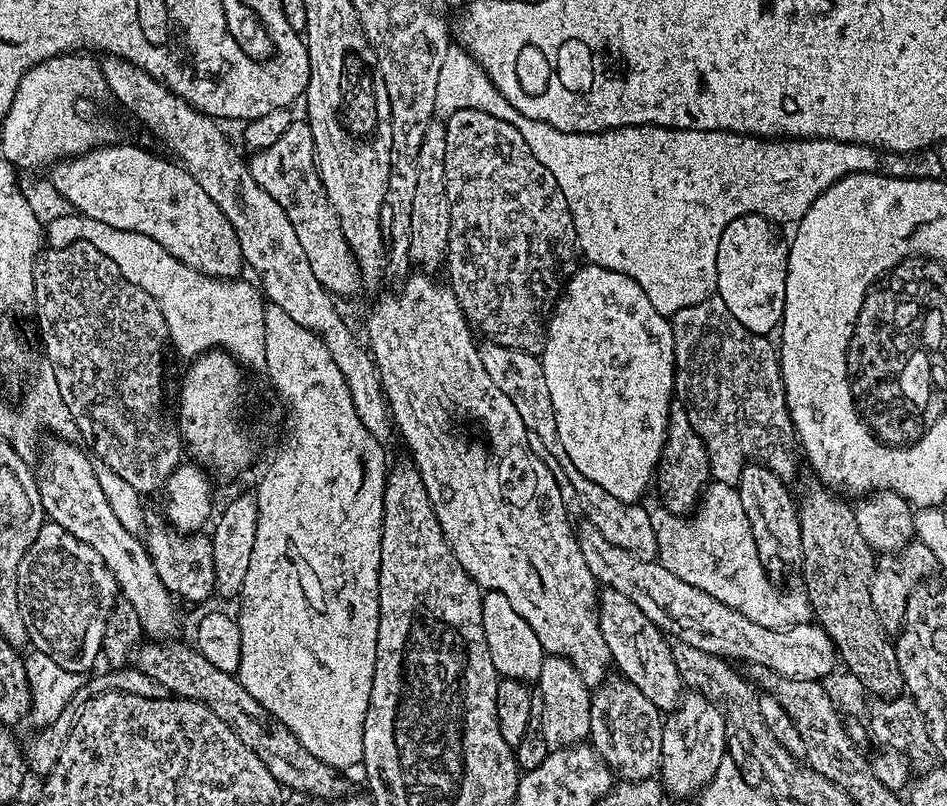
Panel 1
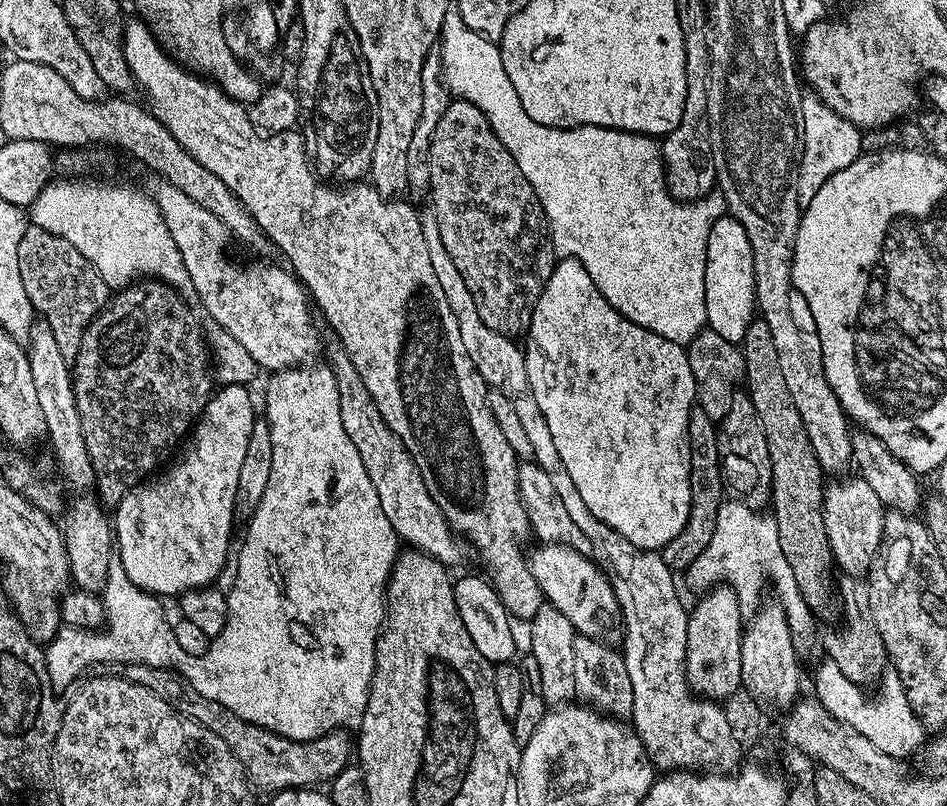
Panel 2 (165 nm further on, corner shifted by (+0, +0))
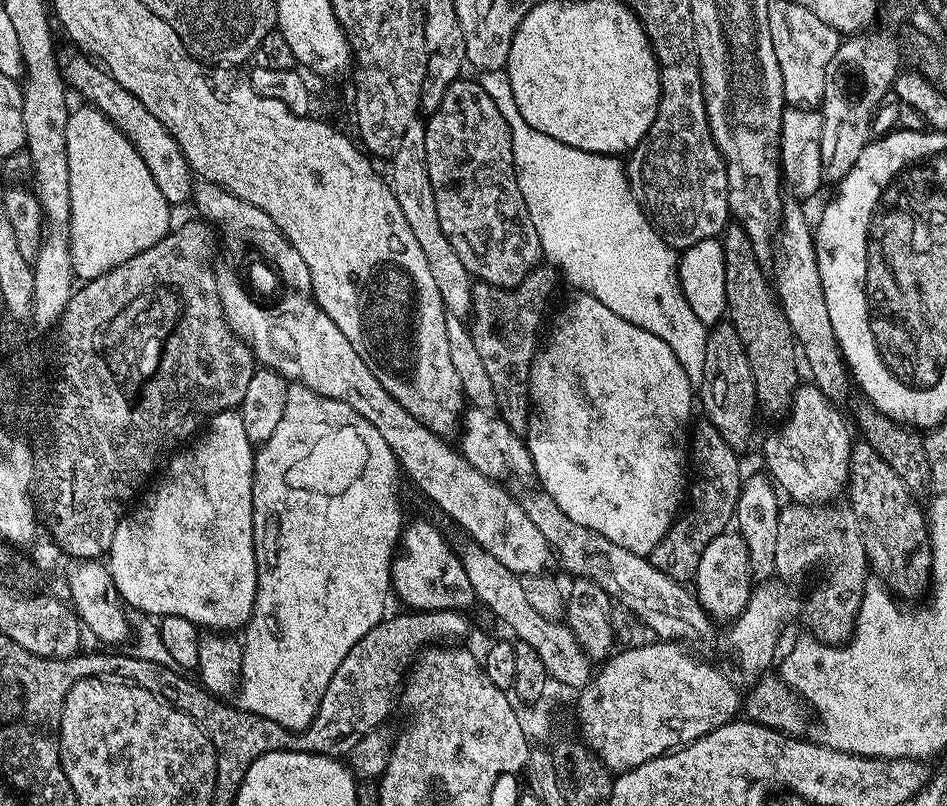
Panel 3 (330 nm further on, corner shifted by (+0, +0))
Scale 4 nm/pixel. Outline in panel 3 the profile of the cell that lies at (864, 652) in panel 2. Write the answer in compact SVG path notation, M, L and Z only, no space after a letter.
M788 502L781 507L778 518L778 543L774 553L775 575L784 582L796 582L804 576L807 568L815 564L824 564L829 560L828 573L824 581L809 594L808 600L802 604L802 621L809 633L824 644L837 646L848 643L852 638L852 632L856 629L856 619L860 603L864 597L864 583L870 579L870 565L868 555L864 549L864 539L860 533L860 521L852 513L851 507L832 508L836 506L813 506L811 504L797 504Z

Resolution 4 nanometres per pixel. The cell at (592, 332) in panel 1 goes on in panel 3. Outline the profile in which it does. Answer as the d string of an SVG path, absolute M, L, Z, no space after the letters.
M581 291L579 295L557 314L556 321L552 324L552 333L549 334L548 341L545 339L542 347L537 351L530 370L528 392L531 412L528 418L526 443L530 450L530 458L534 462L535 479L540 480L539 487L557 503L558 510L562 510L571 521L597 531L598 534L636 555L647 557L654 550L654 546L662 542L662 538L676 521L686 500L684 467L687 469L690 464L690 425L693 423L694 385L686 370L682 370L682 362L678 362L674 350L670 350L670 346L666 346L666 342L662 342L658 334L650 334L650 330L642 330L634 326L634 322L626 322L626 318L618 318L614 310L602 306L598 298L594 298L586 291Z

